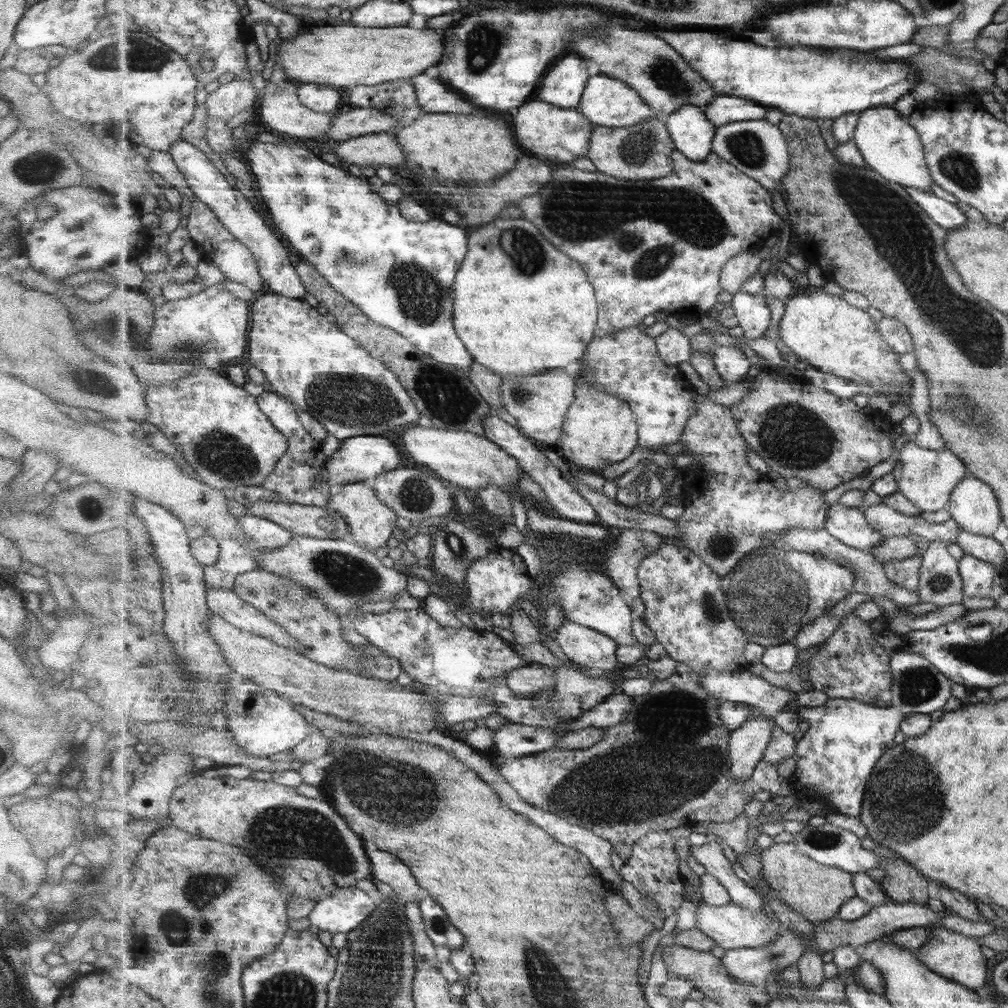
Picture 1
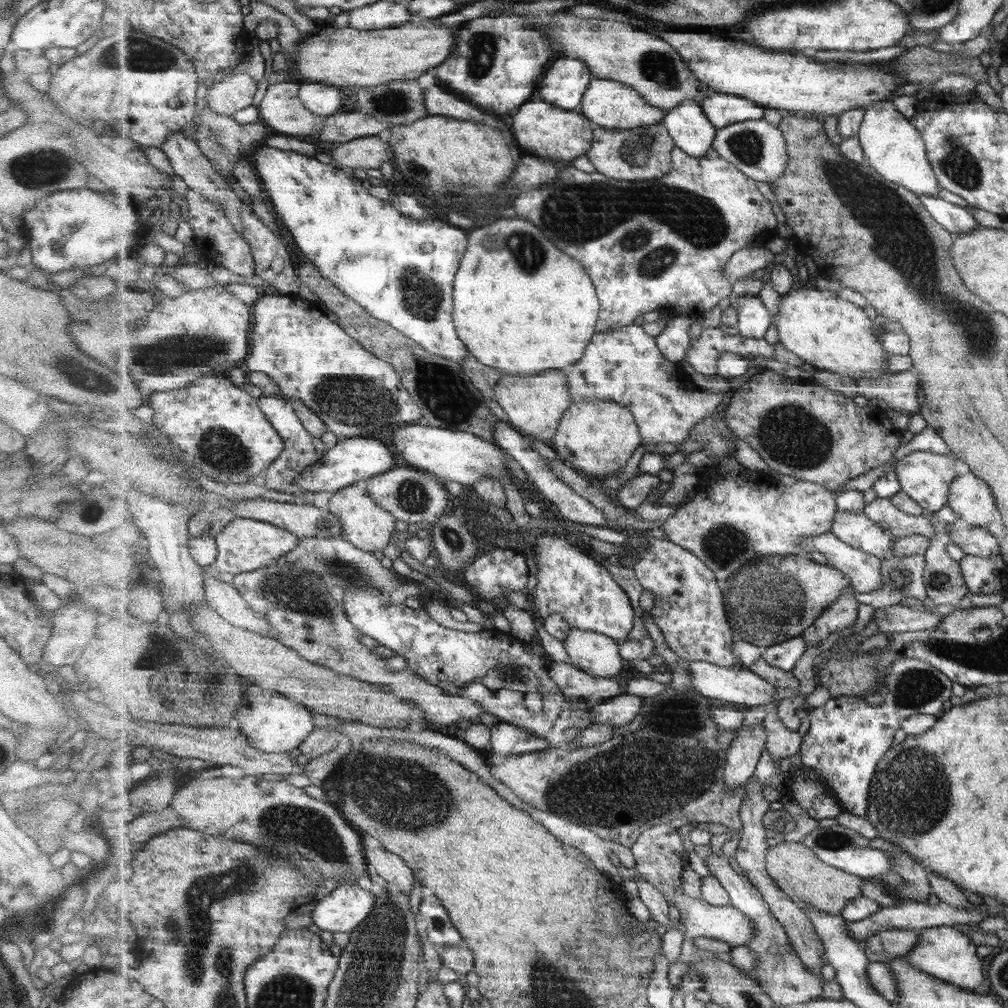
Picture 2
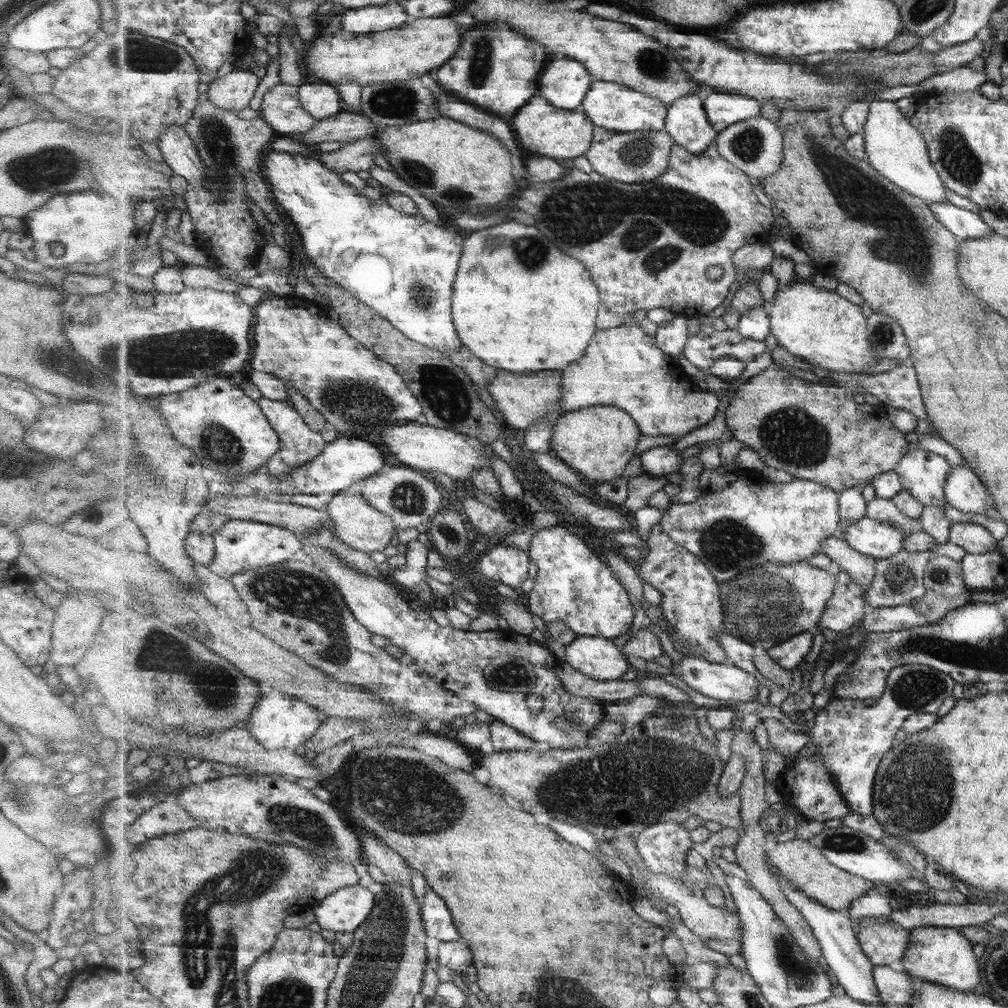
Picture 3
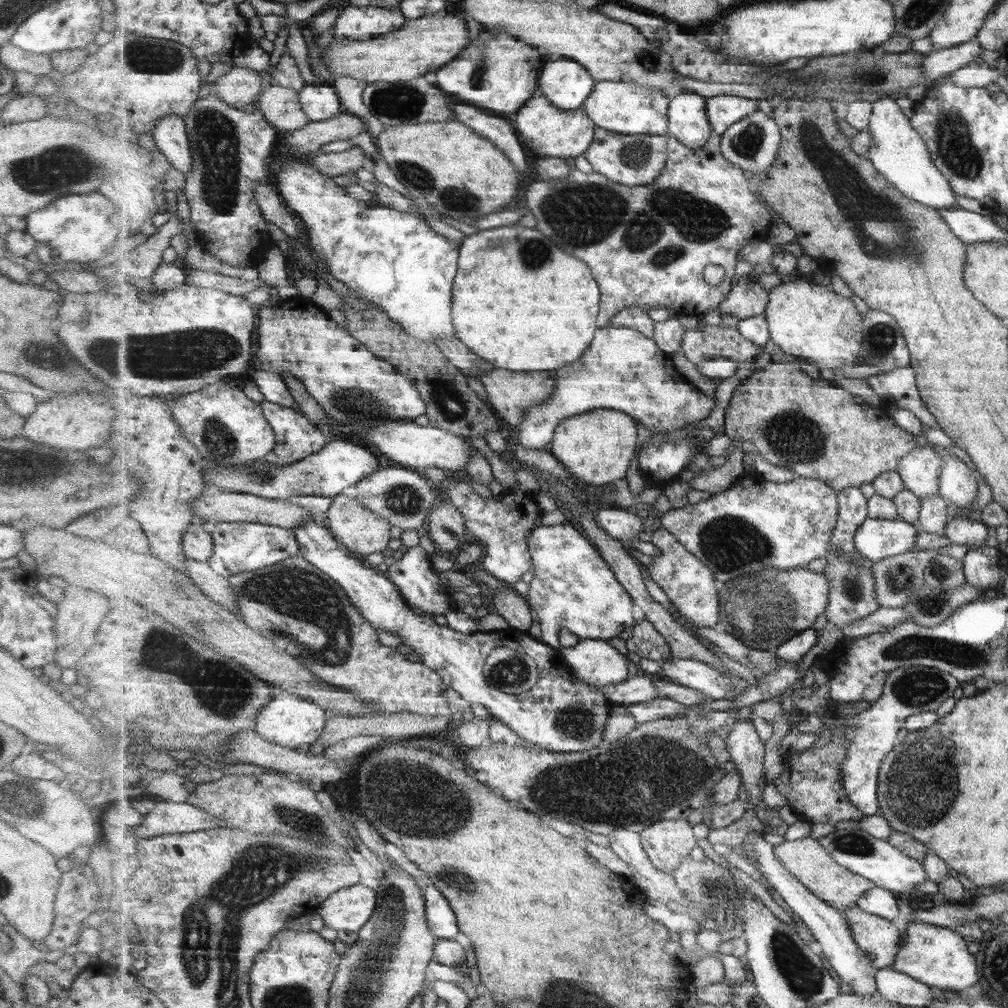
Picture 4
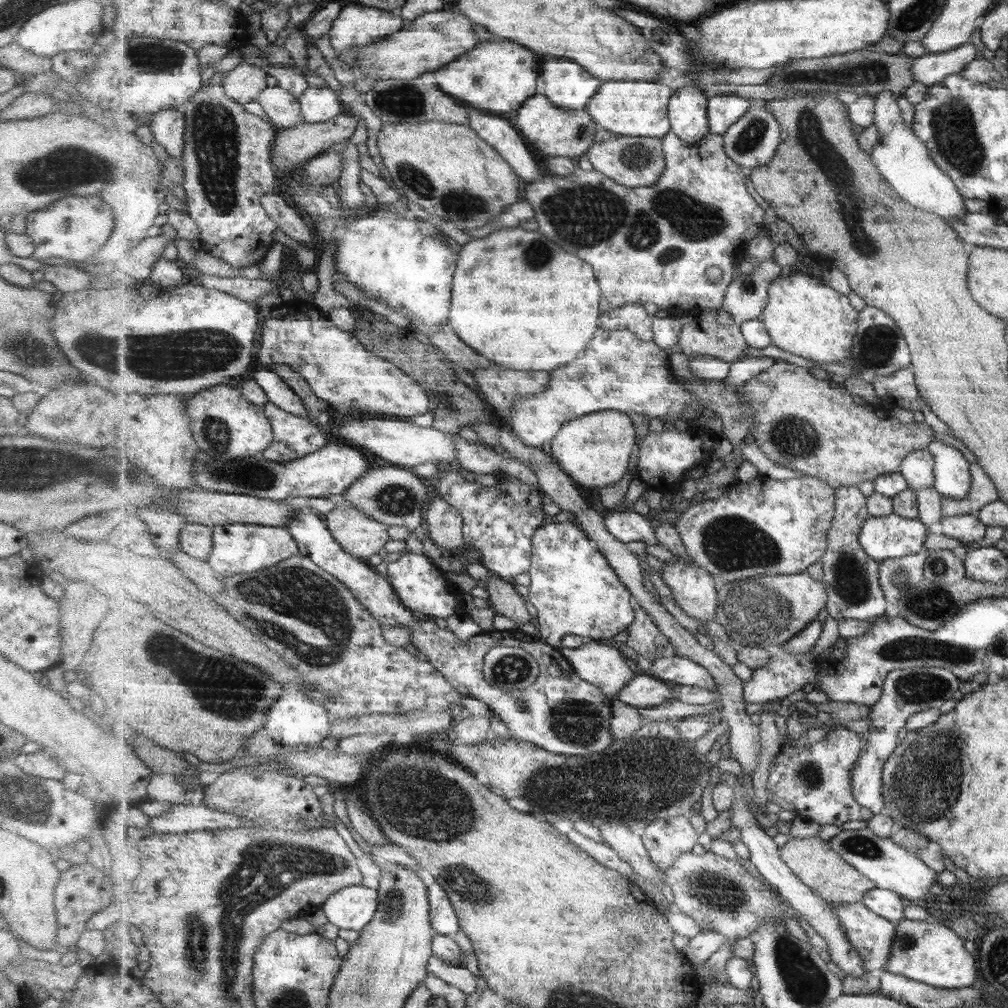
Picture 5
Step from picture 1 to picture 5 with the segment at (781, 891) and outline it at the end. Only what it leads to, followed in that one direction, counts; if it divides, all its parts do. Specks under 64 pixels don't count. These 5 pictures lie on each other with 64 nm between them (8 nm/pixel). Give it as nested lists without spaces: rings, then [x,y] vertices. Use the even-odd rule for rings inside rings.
[[[819,836],[789,839],[780,848],[780,853],[783,861],[803,883],[830,902],[842,903],[843,905],[862,902],[866,894],[876,887],[871,879],[859,873],[855,867],[843,860],[837,851],[831,849],[831,844],[821,840]]]

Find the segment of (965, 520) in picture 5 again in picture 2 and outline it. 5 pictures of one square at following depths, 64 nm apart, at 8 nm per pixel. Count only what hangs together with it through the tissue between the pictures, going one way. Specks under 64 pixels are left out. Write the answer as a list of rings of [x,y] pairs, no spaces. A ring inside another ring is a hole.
[[[960,524],[959,528],[951,531],[952,542],[958,545],[966,555],[991,558],[1002,555],[1002,546],[995,535],[985,528]]]

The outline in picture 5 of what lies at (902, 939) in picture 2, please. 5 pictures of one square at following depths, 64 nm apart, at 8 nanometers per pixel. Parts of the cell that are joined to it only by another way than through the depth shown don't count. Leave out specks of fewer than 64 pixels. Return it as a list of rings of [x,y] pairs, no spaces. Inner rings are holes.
[[[830,900],[826,901],[840,918],[842,927],[846,930],[845,936],[847,936],[847,940],[859,952],[869,972],[879,973],[885,970],[892,955],[891,947],[894,946],[896,923],[892,923],[887,918],[875,914],[875,911],[871,910],[863,902],[843,905],[842,903],[830,902]]]

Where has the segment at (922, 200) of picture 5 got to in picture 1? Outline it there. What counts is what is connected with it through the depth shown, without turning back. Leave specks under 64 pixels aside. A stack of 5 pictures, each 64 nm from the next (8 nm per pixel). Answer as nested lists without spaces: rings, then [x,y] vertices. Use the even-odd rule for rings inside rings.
[[[878,106],[860,113],[859,126],[853,140],[868,166],[887,180],[919,190],[931,190],[931,184],[935,182],[919,132],[910,124],[909,118],[905,118],[894,107]]]

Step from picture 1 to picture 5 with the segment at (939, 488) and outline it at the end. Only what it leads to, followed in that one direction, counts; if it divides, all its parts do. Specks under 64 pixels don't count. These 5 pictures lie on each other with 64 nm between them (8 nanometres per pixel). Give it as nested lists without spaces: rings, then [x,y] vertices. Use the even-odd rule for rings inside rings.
[[[923,449],[916,450],[905,458],[900,474],[910,482],[910,488],[915,491],[934,486],[936,481],[934,471],[935,458],[931,451]]]

